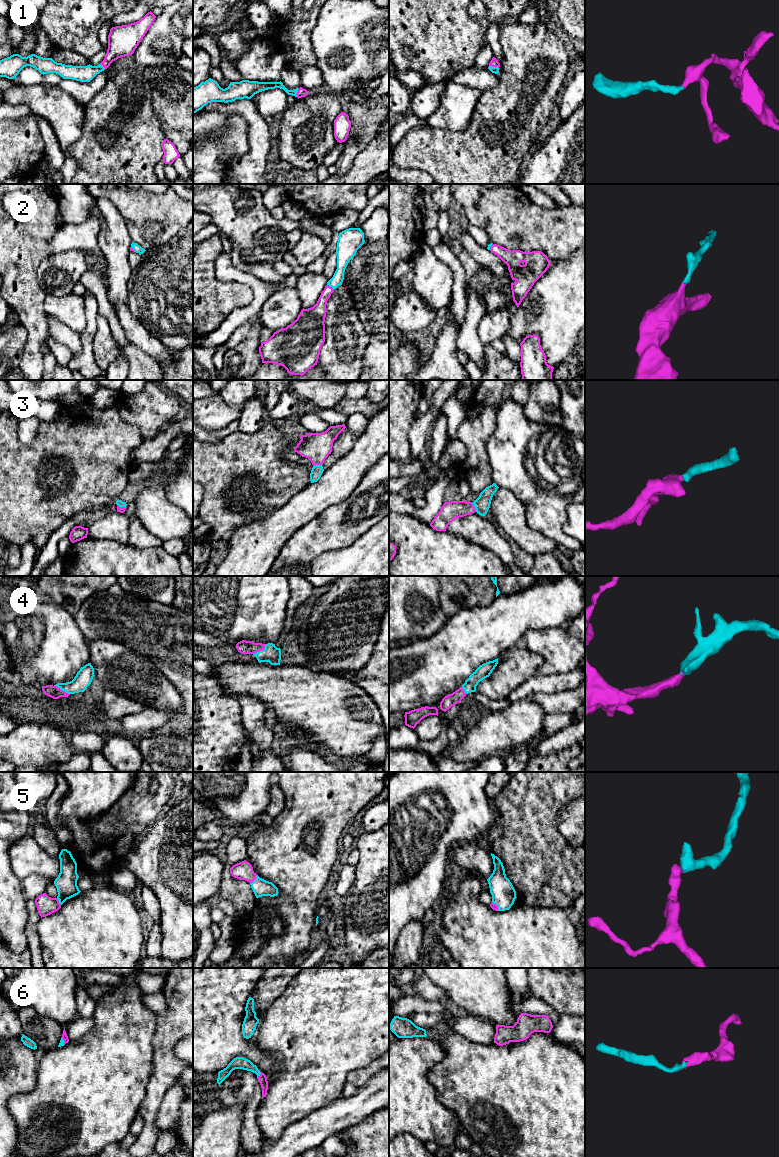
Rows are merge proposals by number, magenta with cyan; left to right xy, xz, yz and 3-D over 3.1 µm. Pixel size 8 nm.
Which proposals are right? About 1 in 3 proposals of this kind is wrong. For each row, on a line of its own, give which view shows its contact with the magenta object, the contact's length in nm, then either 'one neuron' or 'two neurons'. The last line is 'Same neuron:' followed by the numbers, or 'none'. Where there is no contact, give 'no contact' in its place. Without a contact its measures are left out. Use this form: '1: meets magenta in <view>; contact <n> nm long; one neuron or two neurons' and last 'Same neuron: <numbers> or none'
1: meets magenta in yz; contact 80 nm long; one neuron
2: meets magenta in xz; contact 80 nm long; one neuron
3: meets magenta in yz; contact 90 nm long; one neuron
4: meets magenta in xz; contact 140 nm long; one neuron
5: meets magenta in xz; contact 90 nm long; one neuron
6: meets magenta in xz; contact 60 nm long; one neuron
Same neuron: 1, 2, 3, 4, 5, 6

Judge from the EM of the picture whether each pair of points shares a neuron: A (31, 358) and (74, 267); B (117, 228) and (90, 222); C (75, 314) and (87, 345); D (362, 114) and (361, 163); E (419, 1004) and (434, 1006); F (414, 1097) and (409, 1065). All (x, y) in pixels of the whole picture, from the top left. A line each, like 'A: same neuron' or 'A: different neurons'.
A: different neurons
B: different neurons
C: different neurons
D: different neurons
E: same neuron
F: same neuron

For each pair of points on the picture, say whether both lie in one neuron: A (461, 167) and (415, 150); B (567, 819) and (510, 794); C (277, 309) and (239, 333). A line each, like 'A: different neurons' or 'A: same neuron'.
A: same neuron
B: different neurons
C: different neurons

